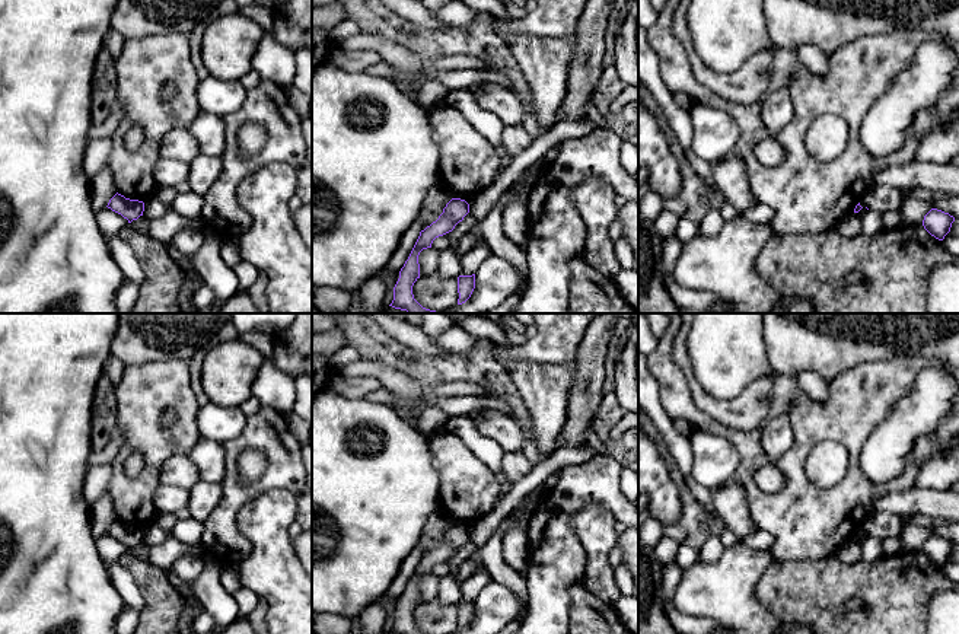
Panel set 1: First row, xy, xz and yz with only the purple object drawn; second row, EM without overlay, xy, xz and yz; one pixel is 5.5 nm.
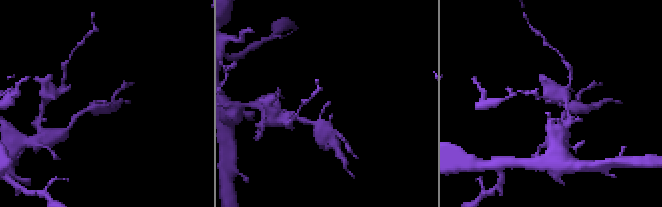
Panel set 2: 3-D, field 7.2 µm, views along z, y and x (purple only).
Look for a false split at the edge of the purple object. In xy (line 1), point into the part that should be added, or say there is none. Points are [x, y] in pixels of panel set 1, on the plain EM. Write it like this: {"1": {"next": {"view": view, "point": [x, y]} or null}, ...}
{"1": {"next": null}}

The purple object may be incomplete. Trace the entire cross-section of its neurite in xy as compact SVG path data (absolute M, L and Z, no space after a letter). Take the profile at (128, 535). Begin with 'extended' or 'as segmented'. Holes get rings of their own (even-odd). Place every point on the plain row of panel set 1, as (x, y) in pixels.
as segmented; M118 519L109 526L106 533L121 541L124 545L128 547L128 549L137 547L140 542L143 542L144 538L143 528L125 525Z

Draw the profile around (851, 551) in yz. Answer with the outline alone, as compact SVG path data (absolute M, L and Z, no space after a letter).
M854 538L845 541L835 552L844 563L856 564L863 558L863 547Z

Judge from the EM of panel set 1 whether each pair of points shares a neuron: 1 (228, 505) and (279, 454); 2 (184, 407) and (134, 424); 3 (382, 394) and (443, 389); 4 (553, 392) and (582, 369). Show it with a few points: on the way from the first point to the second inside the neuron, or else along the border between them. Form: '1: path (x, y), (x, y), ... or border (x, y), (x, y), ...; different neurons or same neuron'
1: path (244, 493), (258, 487), (276, 470); same neuron
2: path (172, 402), (156, 402), (146, 413); same neuron
3: border (384, 386), (392, 397), (389, 404); different neurons
4: border (572, 366), (567, 410); different neurons

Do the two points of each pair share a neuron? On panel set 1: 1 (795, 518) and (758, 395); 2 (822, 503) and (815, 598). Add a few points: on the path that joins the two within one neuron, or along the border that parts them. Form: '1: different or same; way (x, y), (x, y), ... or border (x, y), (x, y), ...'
1: different; border (774, 385), (768, 419)
2: different; border (834, 553), (819, 558), (792, 558), (784, 561)

